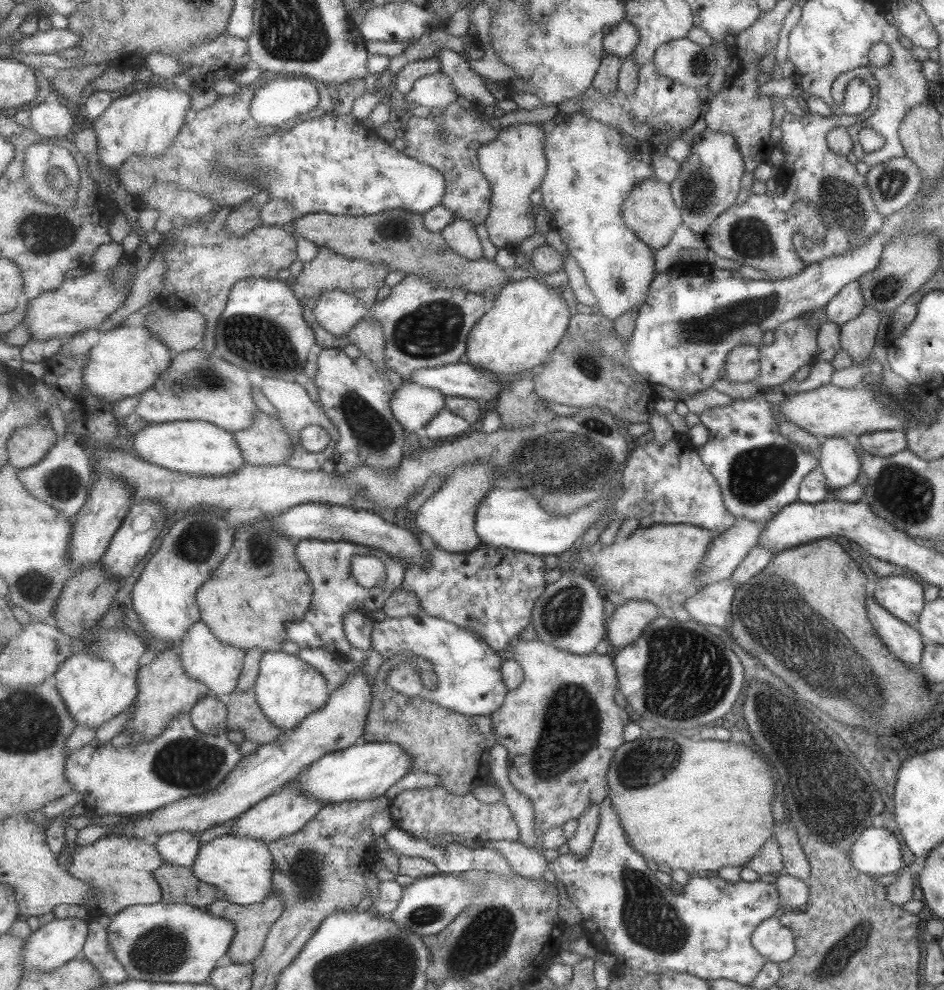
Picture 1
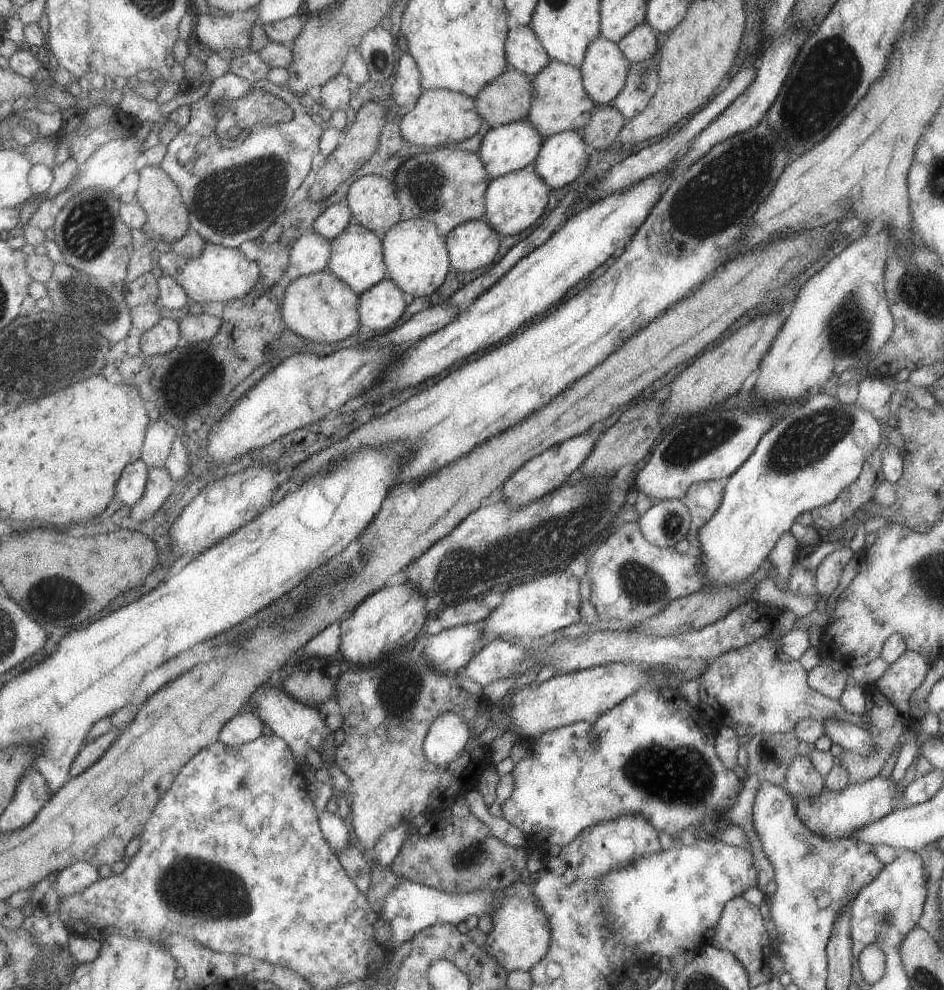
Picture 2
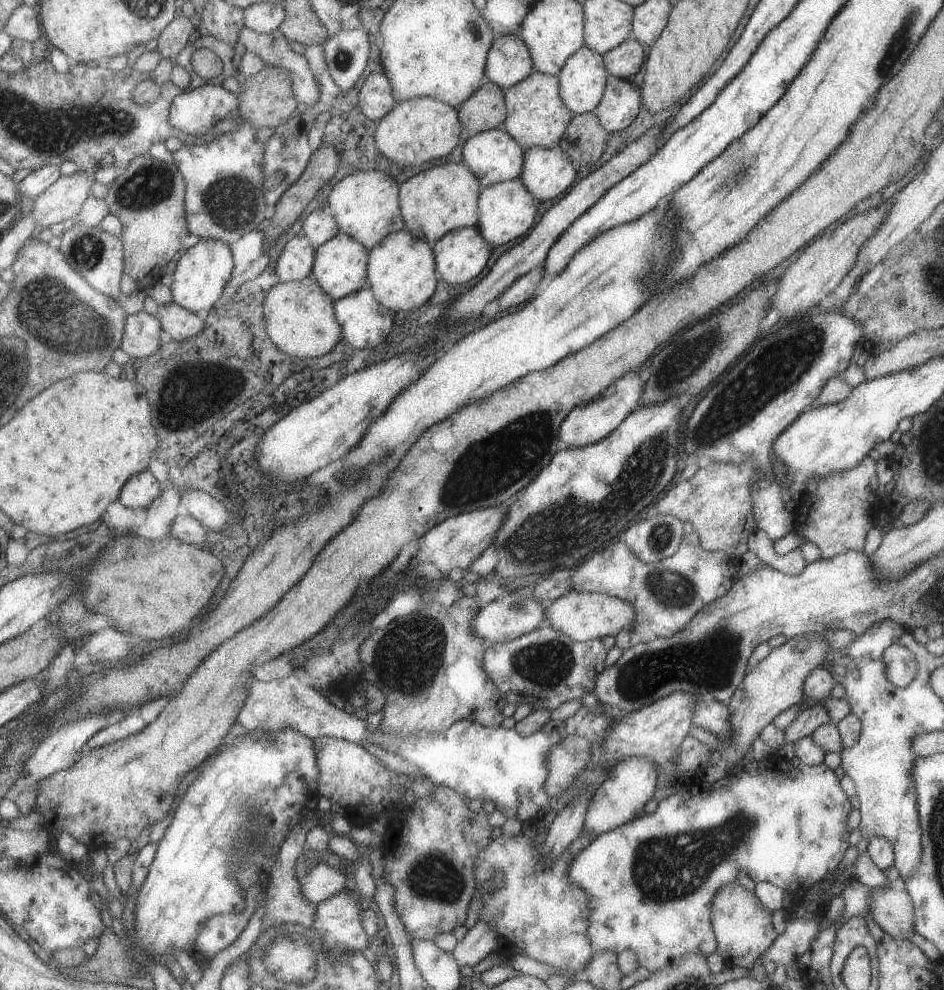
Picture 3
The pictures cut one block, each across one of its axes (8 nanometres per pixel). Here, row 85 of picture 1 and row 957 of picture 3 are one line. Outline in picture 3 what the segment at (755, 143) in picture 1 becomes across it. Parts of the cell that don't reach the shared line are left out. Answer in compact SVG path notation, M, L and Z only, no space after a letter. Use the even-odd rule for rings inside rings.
M737 881L725 884L711 898L711 928L716 938L716 951L729 967L741 966L751 970L755 960L775 940L777 933L771 925L772 913L767 910L754 892L749 892Z

